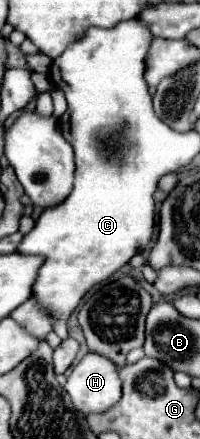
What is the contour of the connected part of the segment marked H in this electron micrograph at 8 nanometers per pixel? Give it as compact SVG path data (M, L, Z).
M89 352L71 370L65 390L81 414L105 412L121 400L119 368L111 360Z

